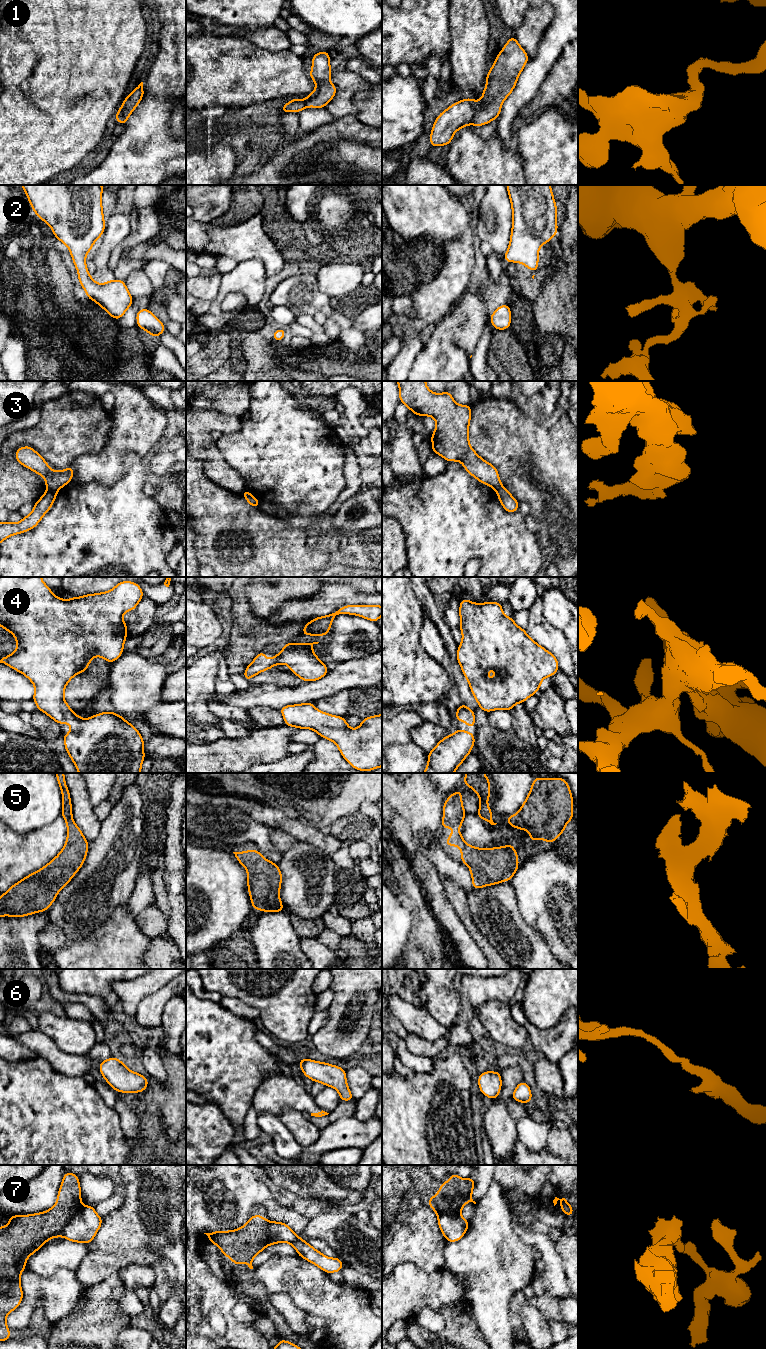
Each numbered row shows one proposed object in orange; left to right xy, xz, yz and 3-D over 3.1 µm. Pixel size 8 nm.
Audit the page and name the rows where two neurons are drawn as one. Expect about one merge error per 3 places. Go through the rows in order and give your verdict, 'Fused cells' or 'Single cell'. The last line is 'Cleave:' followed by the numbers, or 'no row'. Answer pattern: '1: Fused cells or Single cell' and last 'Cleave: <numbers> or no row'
1: Single cell
2: Single cell
3: Fused cells
4: Single cell
5: Single cell
6: Single cell
7: Fused cells
Cleave: 3, 7

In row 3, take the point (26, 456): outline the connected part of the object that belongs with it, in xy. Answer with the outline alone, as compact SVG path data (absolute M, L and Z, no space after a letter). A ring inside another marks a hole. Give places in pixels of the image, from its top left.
M23 446L16 450L15 459L22 466L44 477L48 491L61 489L68 484L74 476L74 470L71 465L62 471L52 471L44 458L30 446Z

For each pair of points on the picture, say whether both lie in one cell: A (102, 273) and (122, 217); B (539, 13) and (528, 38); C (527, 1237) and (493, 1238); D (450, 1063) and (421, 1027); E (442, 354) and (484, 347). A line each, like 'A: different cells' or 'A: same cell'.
A: same cell
B: same cell
C: different cells
D: different cells
E: different cells

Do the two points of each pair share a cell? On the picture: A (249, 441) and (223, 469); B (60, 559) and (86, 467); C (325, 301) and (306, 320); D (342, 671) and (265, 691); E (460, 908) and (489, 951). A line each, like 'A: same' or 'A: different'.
A: different
B: different
C: different
D: same
E: same

